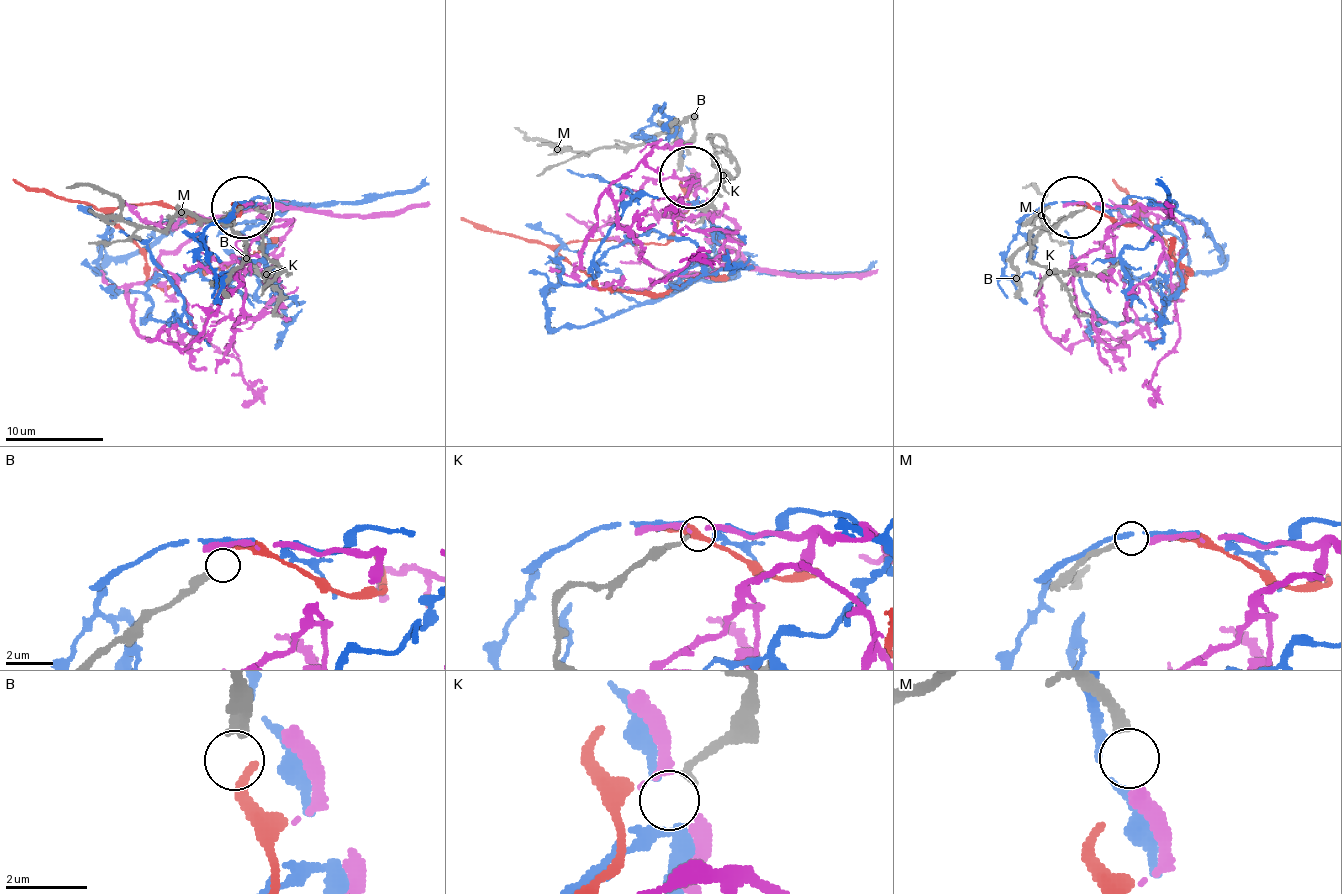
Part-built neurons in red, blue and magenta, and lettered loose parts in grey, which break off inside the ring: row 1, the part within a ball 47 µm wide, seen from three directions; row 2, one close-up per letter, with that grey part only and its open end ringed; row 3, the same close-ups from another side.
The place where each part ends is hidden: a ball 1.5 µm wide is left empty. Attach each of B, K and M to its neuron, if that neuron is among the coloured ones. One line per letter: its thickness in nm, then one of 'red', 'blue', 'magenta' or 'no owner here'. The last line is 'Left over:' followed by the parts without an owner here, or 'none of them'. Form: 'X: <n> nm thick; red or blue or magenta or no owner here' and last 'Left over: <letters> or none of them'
B: 360 nm thick; no owner here
K: 160 nm thick; blue
M: 240 nm thick; magenta
Left over: B

